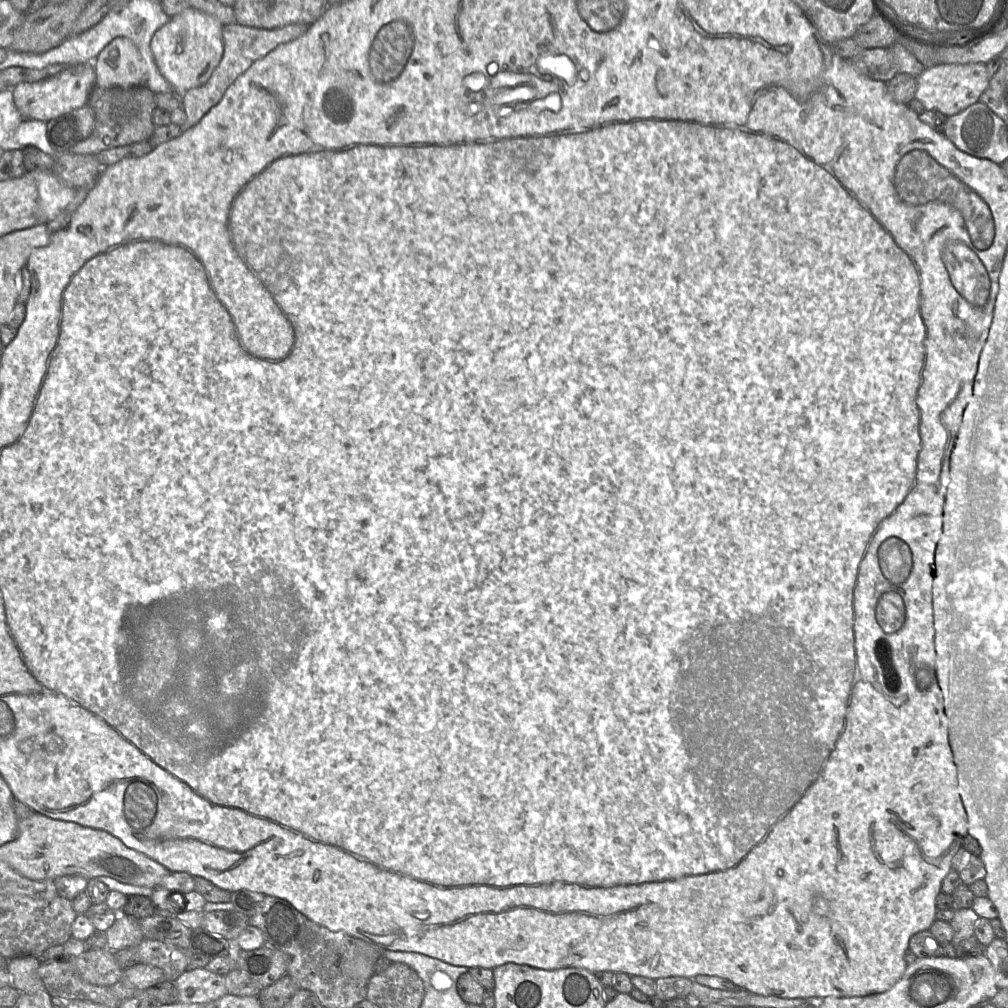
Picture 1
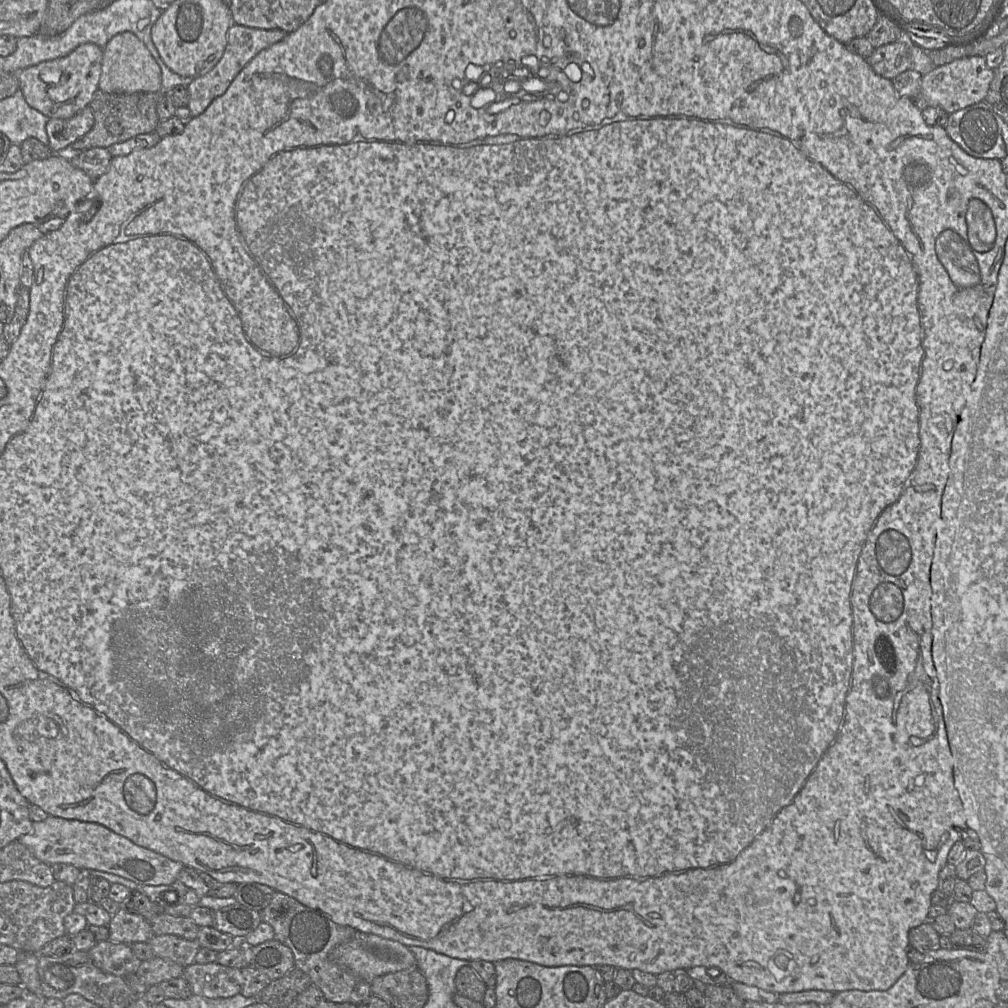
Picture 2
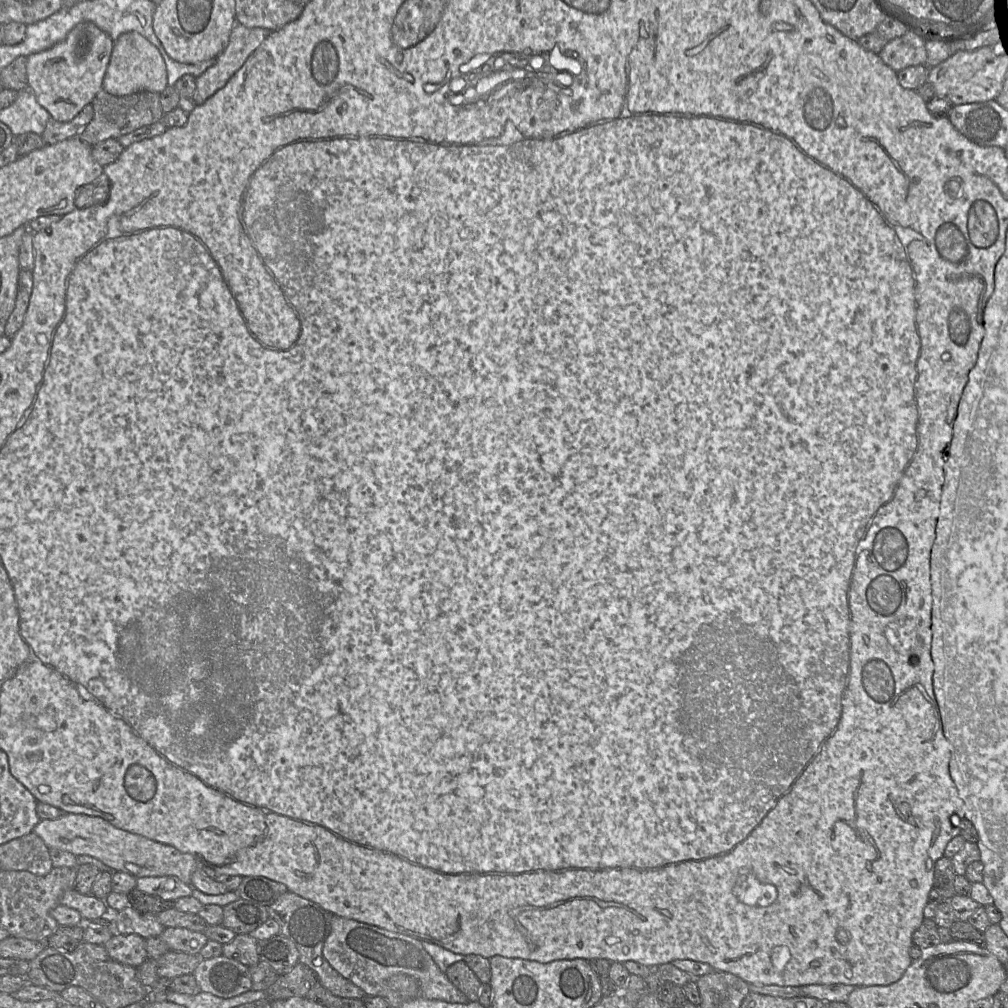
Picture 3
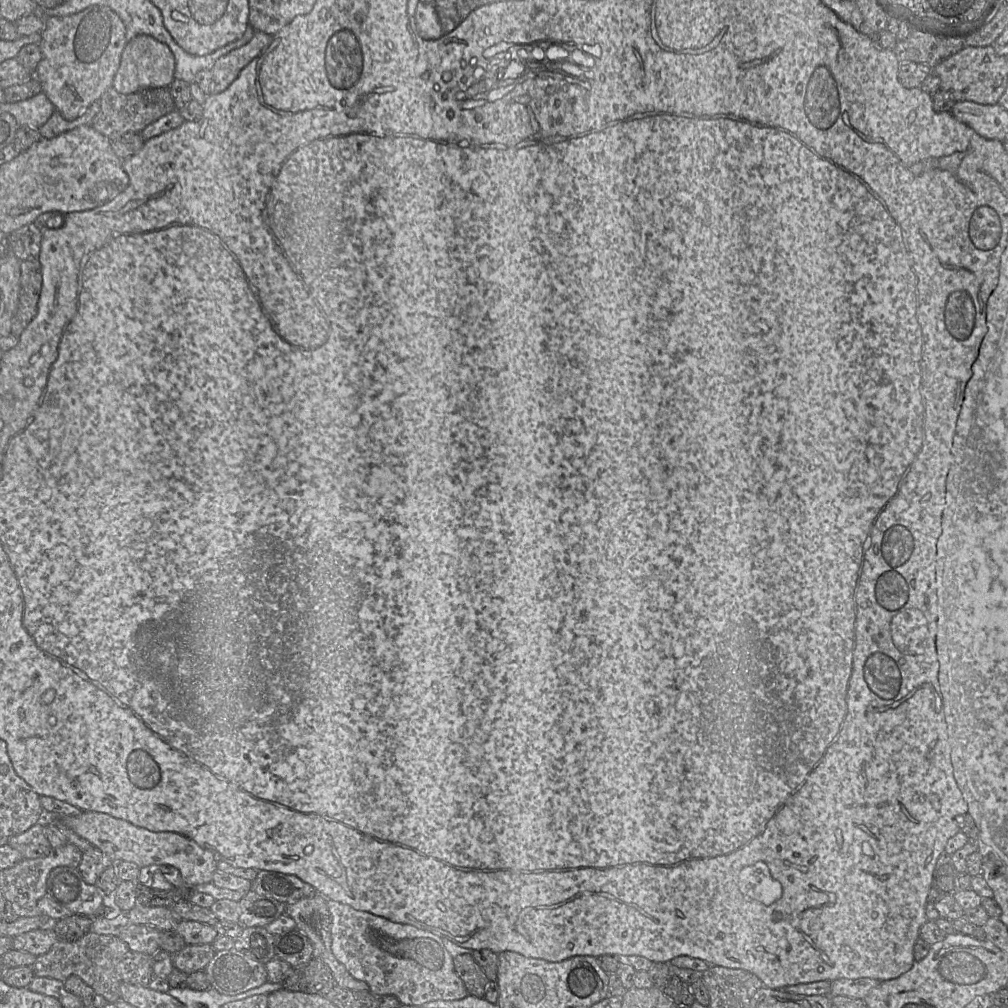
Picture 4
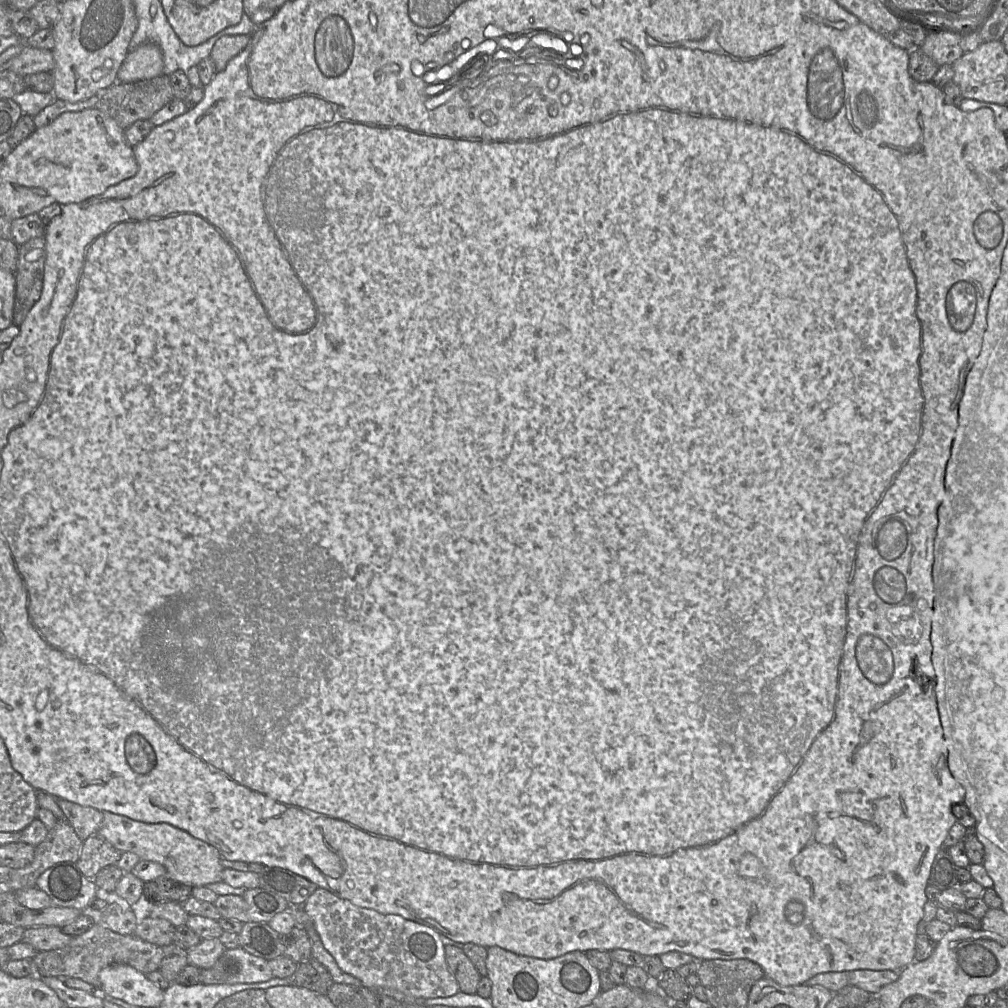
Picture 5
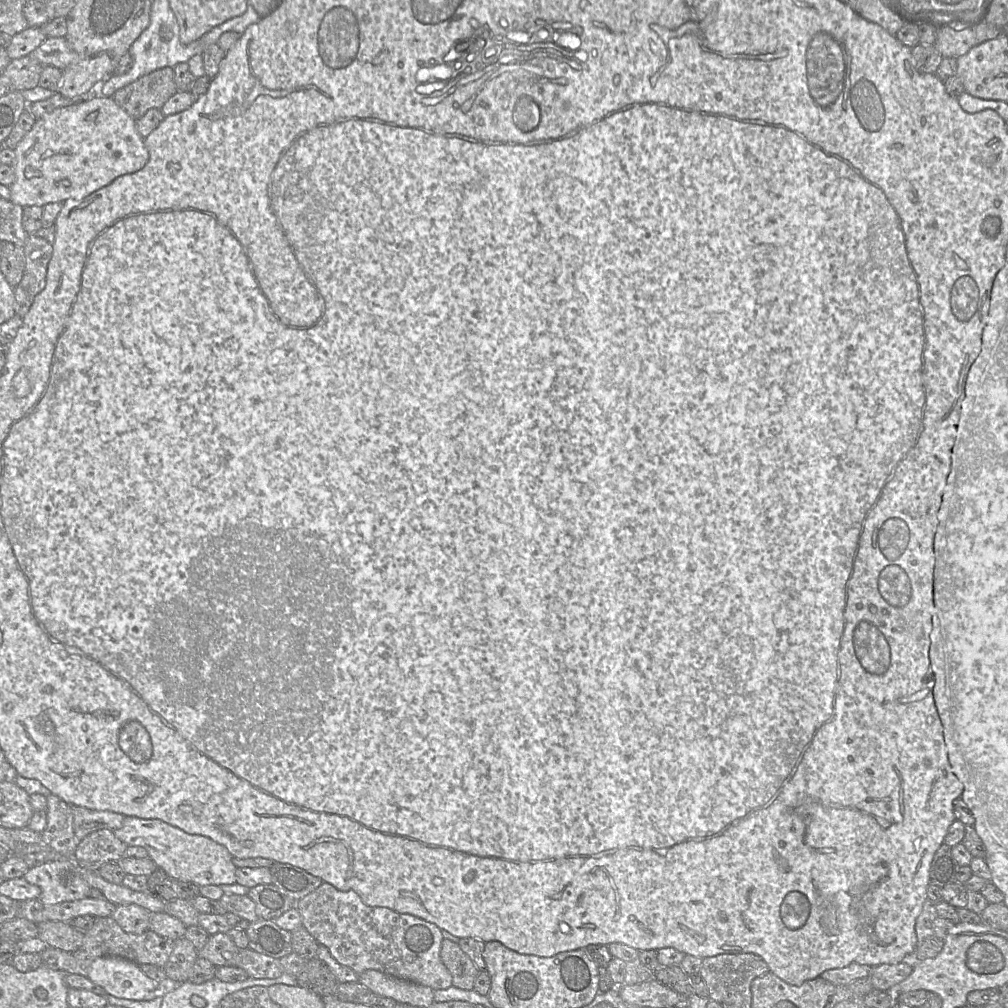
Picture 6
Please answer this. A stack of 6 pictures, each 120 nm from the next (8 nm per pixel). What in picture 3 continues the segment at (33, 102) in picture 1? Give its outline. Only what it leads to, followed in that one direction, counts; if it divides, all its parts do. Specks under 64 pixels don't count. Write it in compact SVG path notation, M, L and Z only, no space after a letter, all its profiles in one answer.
M92 22L76 25L67 36L48 50L27 57L28 89L50 117L60 122L71 121L86 105L91 104L96 94L103 89L103 79L110 61L114 41Z

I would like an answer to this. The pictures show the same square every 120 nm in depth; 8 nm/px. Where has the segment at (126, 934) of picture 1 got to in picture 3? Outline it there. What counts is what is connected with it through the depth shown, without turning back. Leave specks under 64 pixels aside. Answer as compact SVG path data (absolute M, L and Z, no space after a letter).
M130 906L115 913L115 934L137 934L144 939L160 936L165 930L154 914L143 914Z

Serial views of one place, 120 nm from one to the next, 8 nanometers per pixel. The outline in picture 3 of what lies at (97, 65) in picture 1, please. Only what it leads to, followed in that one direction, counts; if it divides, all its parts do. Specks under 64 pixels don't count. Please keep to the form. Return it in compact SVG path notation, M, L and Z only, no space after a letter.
M138 32L121 34L113 45L103 90L115 96L125 96L146 91L161 93L167 86L167 69L158 48Z

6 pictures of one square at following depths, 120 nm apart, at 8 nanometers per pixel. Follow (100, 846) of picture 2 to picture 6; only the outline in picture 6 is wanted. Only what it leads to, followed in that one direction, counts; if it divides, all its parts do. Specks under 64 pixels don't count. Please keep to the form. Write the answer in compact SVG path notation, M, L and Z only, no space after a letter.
M125 816L122 827L112 831L128 846L141 846L146 849L149 858L158 868L179 881L192 882L199 887L236 883L233 856L223 845L206 836L186 833L159 819L142 819L133 816Z

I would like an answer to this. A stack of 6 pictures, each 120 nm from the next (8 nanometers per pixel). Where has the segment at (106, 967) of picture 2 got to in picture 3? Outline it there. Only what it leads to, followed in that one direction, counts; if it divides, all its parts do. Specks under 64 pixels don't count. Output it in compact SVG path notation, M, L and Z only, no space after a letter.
M114 934L104 947L113 960L132 967L148 959L146 940L137 934Z

